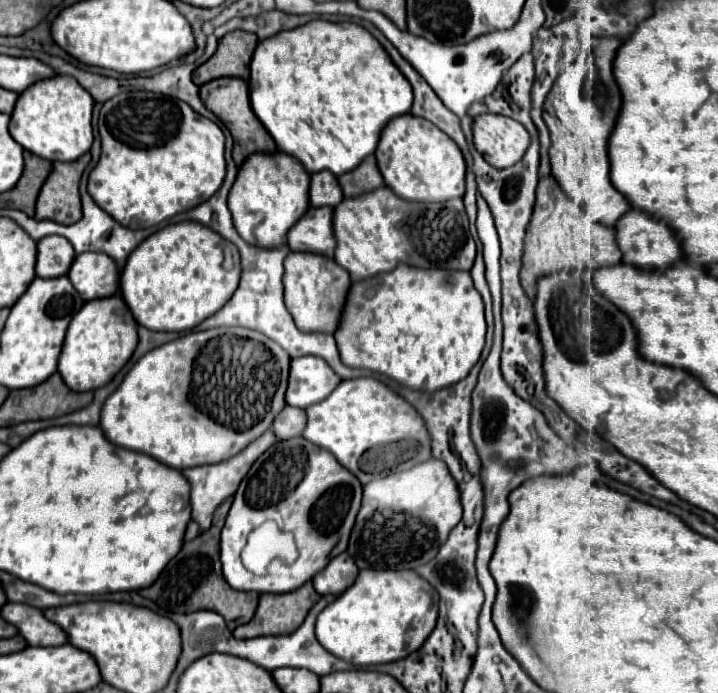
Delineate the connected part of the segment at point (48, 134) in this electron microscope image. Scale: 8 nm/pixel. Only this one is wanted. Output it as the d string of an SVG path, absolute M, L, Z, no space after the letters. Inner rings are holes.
M54 75L46 81L36 81L18 95L14 113L10 115L10 135L30 153L48 161L76 161L90 151L92 145L92 97L70 75Z

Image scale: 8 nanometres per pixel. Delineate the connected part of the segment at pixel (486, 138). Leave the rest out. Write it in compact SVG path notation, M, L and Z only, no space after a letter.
M494 113L478 115L472 131L476 151L498 169L516 165L530 145L530 135L518 121Z

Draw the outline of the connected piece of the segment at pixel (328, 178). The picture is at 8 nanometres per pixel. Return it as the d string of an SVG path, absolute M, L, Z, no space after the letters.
M314 173L310 179L310 205L336 207L344 199L338 179L332 173Z

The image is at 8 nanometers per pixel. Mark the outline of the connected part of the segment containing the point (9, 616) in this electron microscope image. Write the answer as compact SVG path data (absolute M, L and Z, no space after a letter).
M6 603L2 607L2 617L18 627L28 645L48 647L66 643L66 633L62 633L62 629L58 629L58 625L52 621L46 621L46 617L42 617L42 609L38 607L24 603Z

